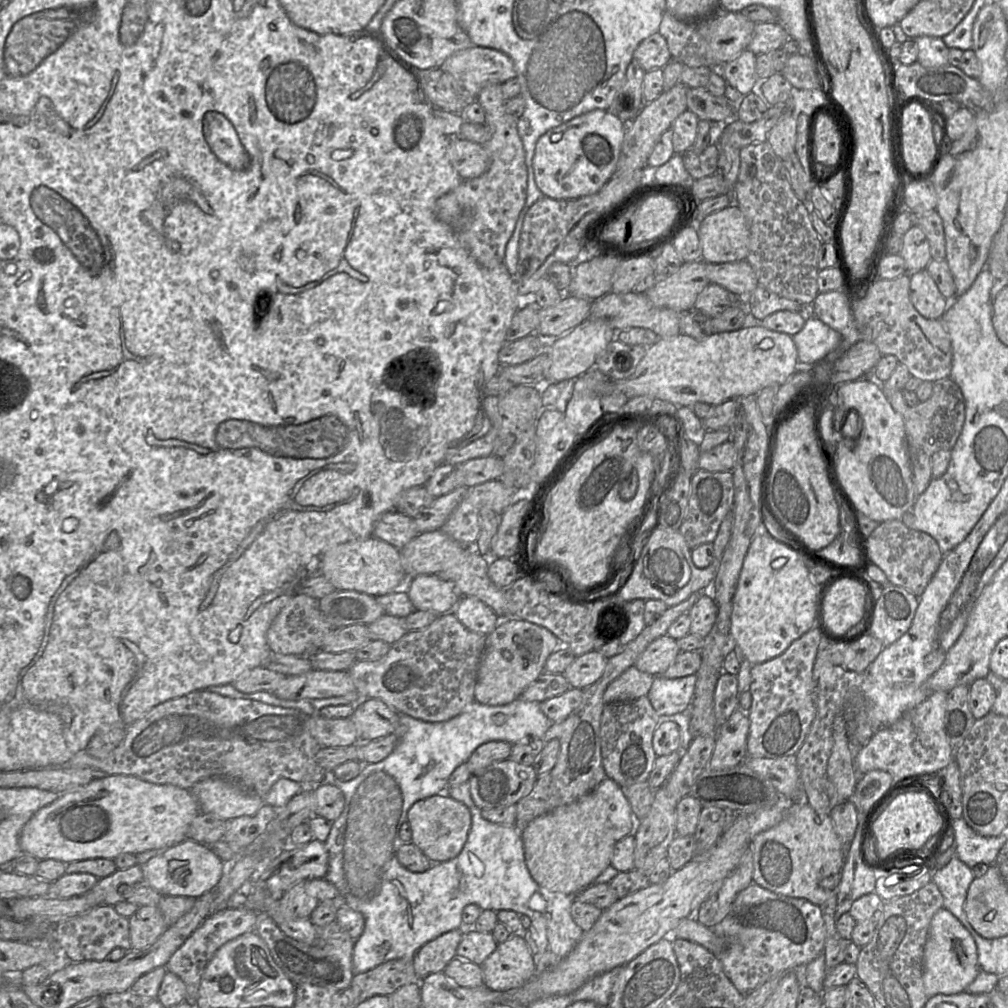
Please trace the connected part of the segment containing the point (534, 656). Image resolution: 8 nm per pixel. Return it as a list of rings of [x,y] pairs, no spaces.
[[[503,618],[493,632],[486,636],[485,649],[478,668],[475,700],[483,705],[500,706],[520,698],[522,692],[544,671],[547,658],[560,646],[558,638],[548,629],[517,618]]]

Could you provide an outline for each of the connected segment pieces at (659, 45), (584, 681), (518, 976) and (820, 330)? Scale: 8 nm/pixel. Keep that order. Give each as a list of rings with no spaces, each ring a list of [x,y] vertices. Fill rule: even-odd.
[[[656,32],[645,38],[633,53],[635,60],[645,71],[663,69],[672,60],[666,39]]]
[[[590,651],[575,660],[562,675],[571,688],[585,689],[595,683],[603,674],[608,659],[597,651]]]
[[[515,934],[498,943],[480,966],[483,984],[495,991],[519,988],[535,975],[534,955],[523,937]]]
[[[808,314],[803,328],[792,336],[797,348],[800,366],[812,367],[813,364],[834,357],[842,348],[853,345],[853,337],[842,337],[813,314]]]

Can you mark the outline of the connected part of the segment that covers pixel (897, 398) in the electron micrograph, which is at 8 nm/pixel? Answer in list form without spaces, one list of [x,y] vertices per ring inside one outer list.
[[[949,377],[933,382],[928,400],[909,407],[898,390],[883,390],[892,408],[902,417],[905,426],[907,449],[910,458],[912,481],[916,495],[925,491],[932,479],[931,458],[939,450],[952,450],[964,425],[965,403],[959,386]]]

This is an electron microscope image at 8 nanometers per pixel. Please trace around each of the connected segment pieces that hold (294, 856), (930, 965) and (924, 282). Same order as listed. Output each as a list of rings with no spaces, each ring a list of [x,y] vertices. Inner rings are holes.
[[[316,839],[300,847],[291,847],[289,857],[265,875],[265,885],[275,900],[300,882],[325,879],[329,854],[325,842]]]
[[[946,908],[933,916],[923,954],[923,983],[927,1000],[937,994],[953,995],[966,991],[980,971],[975,940],[966,927]]]
[[[926,269],[910,274],[909,297],[918,313],[927,319],[940,319],[950,303],[950,300],[942,296],[936,283]]]

